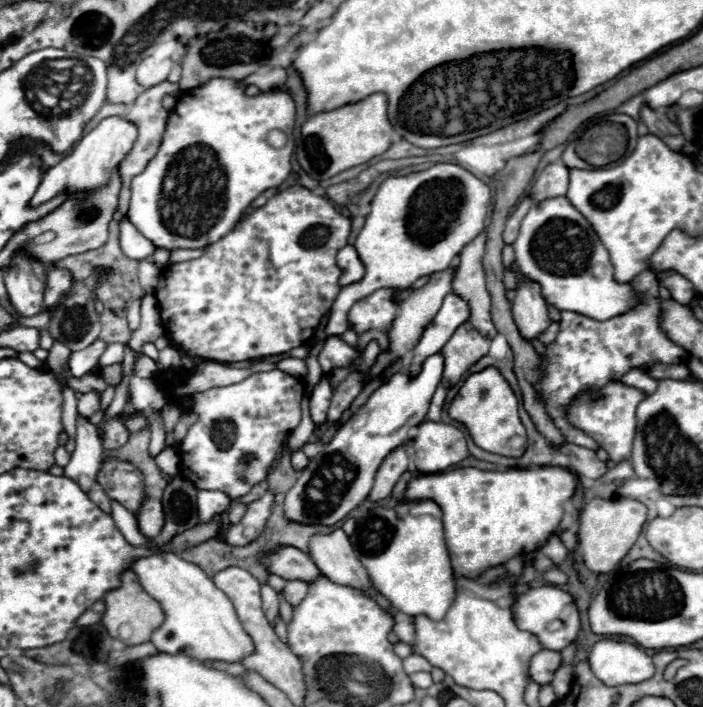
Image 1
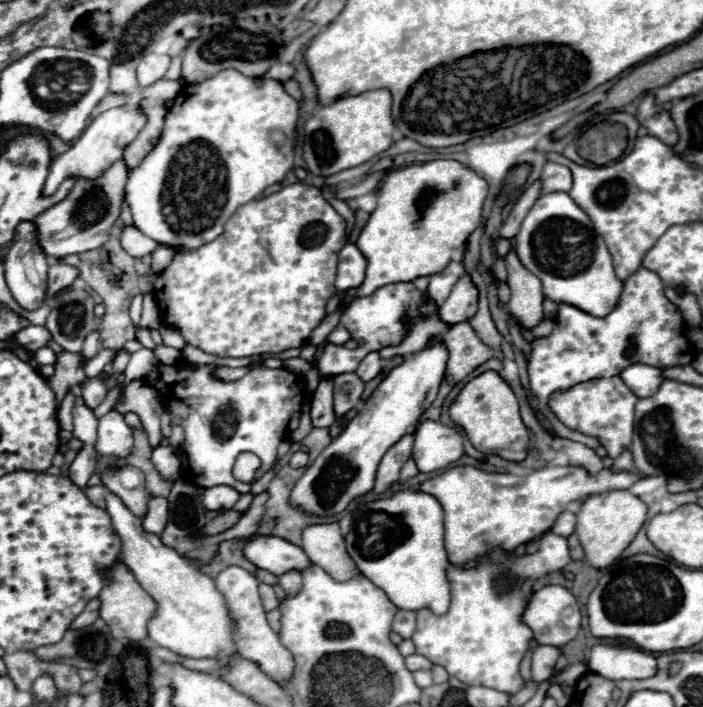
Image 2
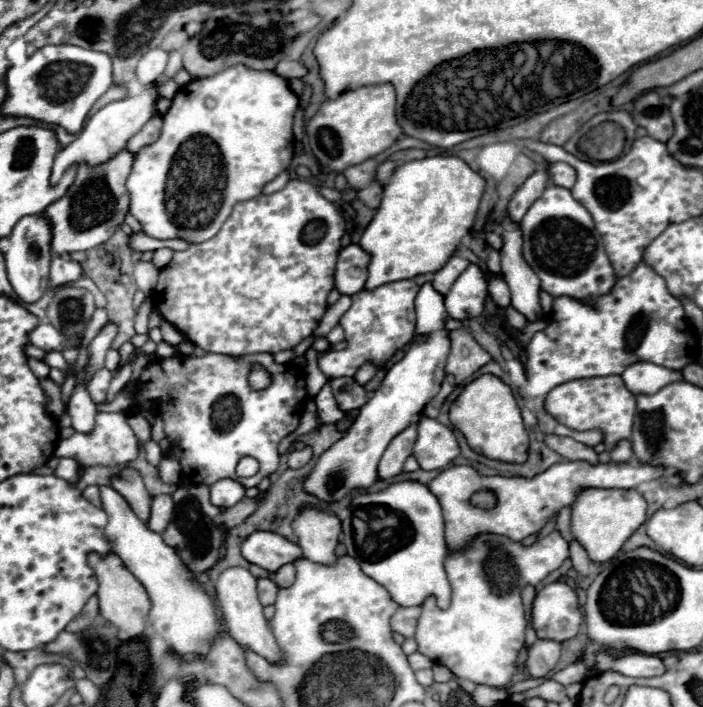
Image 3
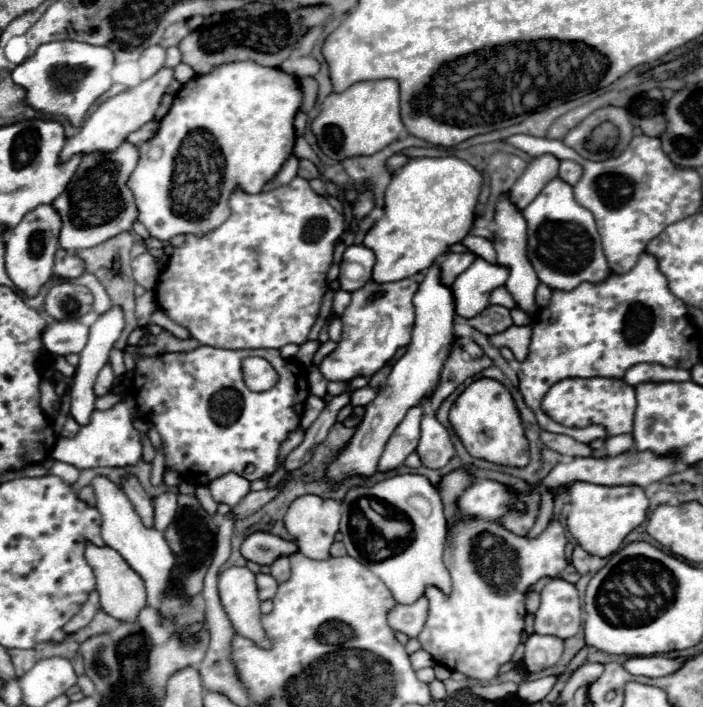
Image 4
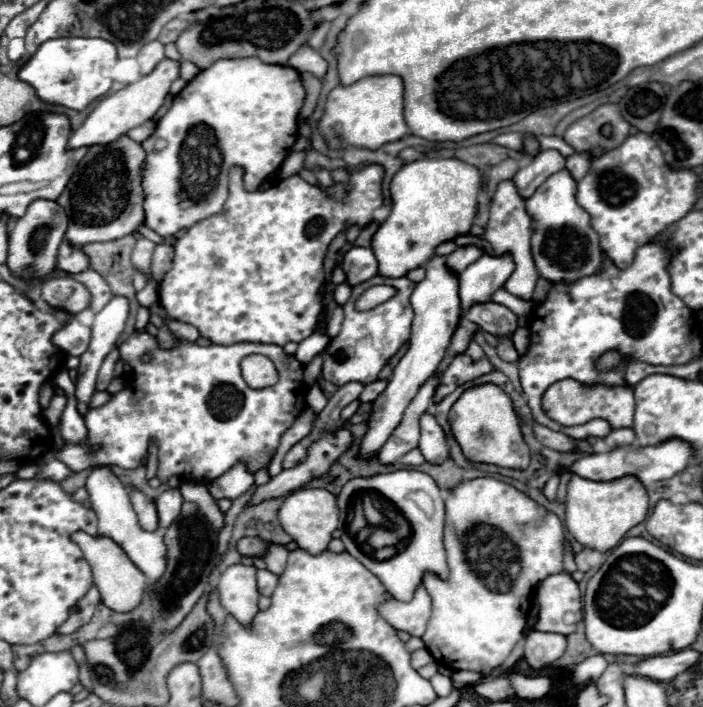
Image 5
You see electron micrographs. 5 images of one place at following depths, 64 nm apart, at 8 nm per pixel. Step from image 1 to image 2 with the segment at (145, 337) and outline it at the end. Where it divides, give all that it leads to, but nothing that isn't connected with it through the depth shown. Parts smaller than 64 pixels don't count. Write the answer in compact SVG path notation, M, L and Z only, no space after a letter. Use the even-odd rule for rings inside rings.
M148 292L144 294L144 308L142 308L142 318L138 322L138 328L146 328L146 330L158 330L162 326L162 320L160 320L160 310L158 310L158 304L154 300L154 294Z

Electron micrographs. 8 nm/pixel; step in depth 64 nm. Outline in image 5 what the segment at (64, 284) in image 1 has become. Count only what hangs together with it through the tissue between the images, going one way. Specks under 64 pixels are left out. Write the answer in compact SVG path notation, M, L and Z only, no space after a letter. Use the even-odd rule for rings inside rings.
M62 242L58 250L58 268L66 274L80 274L88 268L88 258L80 248L72 248L68 242Z

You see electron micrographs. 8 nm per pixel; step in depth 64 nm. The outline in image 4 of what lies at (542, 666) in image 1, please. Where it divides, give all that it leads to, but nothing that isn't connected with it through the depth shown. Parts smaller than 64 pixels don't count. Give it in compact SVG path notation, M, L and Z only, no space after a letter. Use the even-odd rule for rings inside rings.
M534 634L526 640L526 652L524 652L524 664L528 668L528 672L542 672L550 666L554 666L560 656L562 656L562 648L564 642L556 636L540 636Z

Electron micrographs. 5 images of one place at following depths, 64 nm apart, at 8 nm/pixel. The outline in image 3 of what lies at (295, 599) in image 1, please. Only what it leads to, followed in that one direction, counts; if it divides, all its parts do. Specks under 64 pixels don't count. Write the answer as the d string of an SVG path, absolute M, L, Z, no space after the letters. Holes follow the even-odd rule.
M286 564L286 566L282 566L276 574L272 574L272 580L274 580L280 588L288 588L288 586L292 586L294 580L296 580L296 568L294 568L294 564Z

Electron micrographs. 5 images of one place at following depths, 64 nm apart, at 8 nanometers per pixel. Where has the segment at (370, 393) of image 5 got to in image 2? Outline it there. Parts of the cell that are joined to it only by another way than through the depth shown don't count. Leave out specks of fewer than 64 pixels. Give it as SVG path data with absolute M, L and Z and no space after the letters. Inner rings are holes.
M340 374L334 376L334 414L340 418L348 410L360 404L360 396L364 390L364 382L358 374Z

